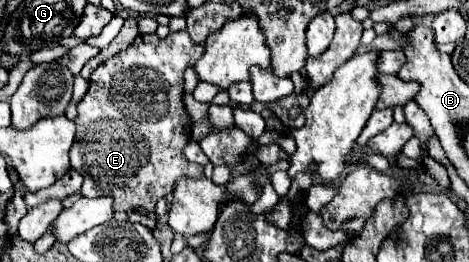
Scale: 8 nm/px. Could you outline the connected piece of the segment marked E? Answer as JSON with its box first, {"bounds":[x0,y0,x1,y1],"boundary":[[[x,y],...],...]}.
{"bounds":[71,31,203,213],"boundary":[[[187,31],[169,33],[165,39],[159,39],[155,33],[151,33],[139,35],[125,51],[117,53],[93,71],[89,79],[89,91],[77,105],[77,133],[71,147],[71,167],[85,177],[81,187],[83,197],[109,195],[115,199],[115,213],[131,211],[135,207],[145,207],[153,213],[157,201],[173,191],[173,185],[179,177],[203,175],[203,167],[193,165],[183,157],[183,147],[191,137],[191,119],[183,105],[183,73],[201,55],[203,45],[193,43]]]}

